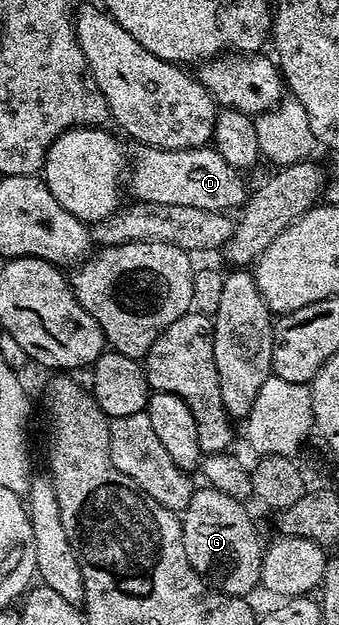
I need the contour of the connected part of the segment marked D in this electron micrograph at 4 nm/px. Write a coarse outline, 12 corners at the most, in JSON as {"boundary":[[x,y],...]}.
{"boundary":[[213,147],[132,153],[138,201],[219,211],[248,198]]}

